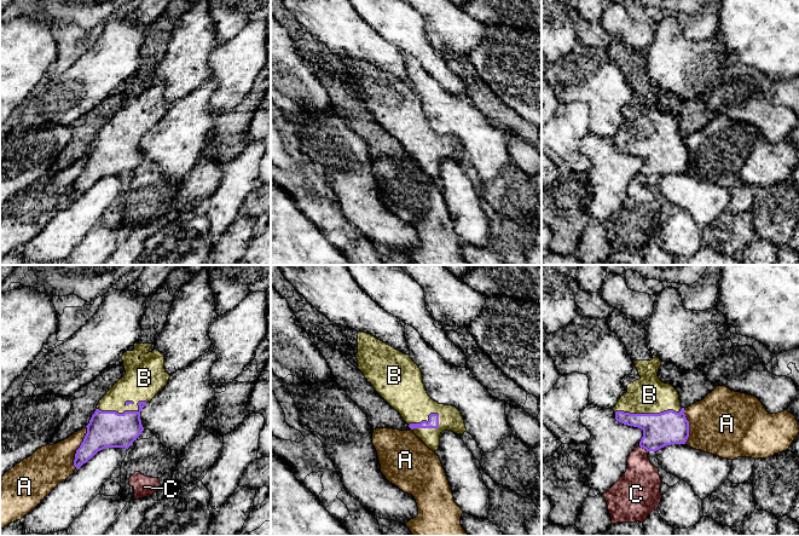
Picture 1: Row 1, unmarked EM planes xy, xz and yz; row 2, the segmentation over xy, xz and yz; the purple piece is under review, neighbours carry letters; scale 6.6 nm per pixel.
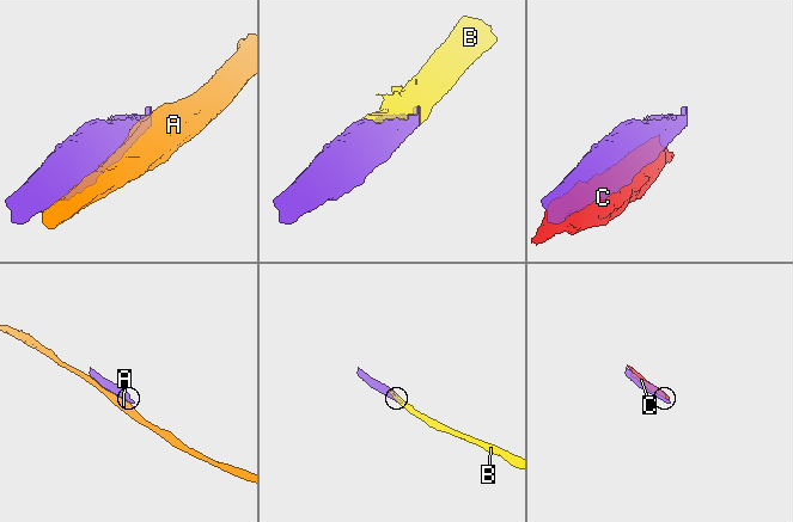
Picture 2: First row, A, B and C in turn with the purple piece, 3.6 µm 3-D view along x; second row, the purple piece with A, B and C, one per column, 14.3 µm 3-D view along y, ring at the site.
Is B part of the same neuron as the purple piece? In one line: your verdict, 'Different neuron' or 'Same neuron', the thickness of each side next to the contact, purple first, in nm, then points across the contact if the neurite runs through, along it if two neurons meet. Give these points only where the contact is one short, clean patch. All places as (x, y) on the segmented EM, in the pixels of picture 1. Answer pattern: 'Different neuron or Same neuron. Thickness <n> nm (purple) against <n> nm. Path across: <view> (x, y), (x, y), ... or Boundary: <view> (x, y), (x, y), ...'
Same neuron. Thickness 70 nm (purple) against 280 nm

